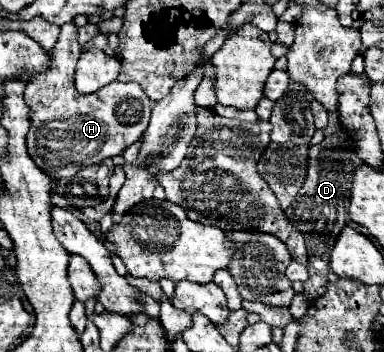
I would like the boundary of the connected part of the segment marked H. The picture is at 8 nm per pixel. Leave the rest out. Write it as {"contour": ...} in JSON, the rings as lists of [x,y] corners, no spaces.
{"contour":[[[68,22],[62,26],[60,38],[58,38],[56,46],[52,48],[52,70],[48,70],[48,74],[40,74],[40,78],[32,78],[32,82],[28,82],[26,90],[24,90],[24,102],[30,108],[30,132],[26,136],[28,154],[34,160],[34,164],[40,170],[44,170],[50,178],[70,178],[80,168],[98,164],[112,156],[120,156],[124,152],[124,148],[128,148],[130,144],[140,140],[148,128],[152,102],[144,94],[140,84],[112,82],[110,86],[104,86],[90,96],[82,96],[76,92],[74,74],[80,52],[82,52],[82,48],[76,40],[76,26],[74,26],[74,22]]]}

